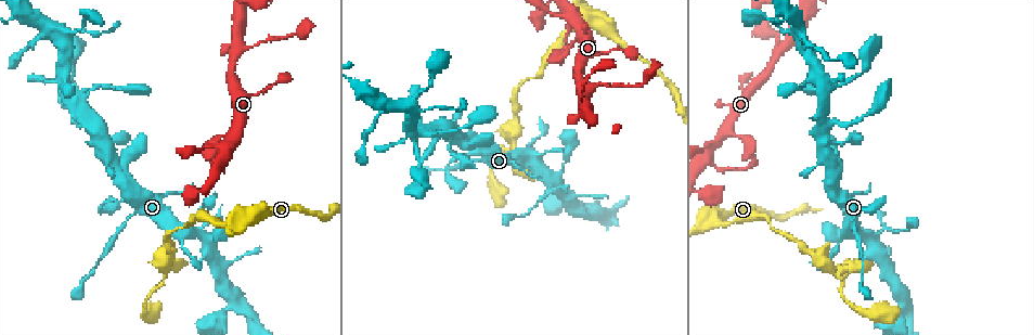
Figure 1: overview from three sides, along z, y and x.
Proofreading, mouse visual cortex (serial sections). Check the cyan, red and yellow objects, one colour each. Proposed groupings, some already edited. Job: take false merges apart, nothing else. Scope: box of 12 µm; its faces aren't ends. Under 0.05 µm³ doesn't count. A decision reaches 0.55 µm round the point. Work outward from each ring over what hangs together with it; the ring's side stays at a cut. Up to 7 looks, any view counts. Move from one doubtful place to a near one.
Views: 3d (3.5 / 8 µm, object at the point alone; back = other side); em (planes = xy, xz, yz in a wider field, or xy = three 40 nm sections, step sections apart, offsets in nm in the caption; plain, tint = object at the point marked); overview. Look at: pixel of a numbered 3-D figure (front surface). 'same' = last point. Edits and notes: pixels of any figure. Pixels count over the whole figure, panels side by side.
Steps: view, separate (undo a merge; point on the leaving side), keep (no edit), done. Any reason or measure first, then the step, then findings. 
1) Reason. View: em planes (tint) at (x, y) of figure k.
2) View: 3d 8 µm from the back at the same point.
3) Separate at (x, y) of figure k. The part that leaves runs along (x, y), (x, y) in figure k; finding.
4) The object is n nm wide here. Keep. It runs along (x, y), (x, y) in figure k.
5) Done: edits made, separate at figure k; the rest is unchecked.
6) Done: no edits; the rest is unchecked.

View: 3d 8 µm from the back at (239, 49) of figure 1.

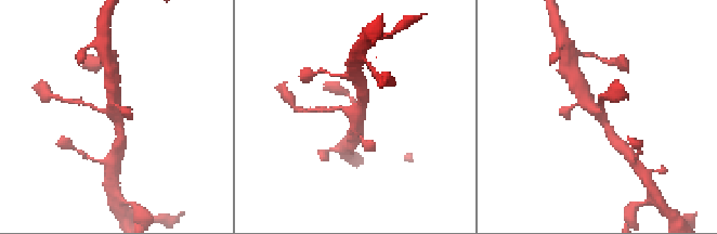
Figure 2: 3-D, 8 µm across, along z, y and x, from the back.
4 arms meet here; the arms are 150, 250, 250, 400 nm wide. View: em xy step 2 (tint) at (111, 111) of figure 2.

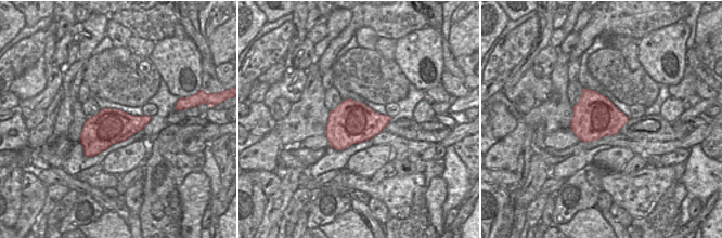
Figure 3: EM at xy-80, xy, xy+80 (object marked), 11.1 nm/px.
Keep. It runs along (613, 138), (577, 87) in figure 2; all the same cell.

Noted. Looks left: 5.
Looks like a crossing. View: 3d 3.5 µm at (408, 131) of figure 1.

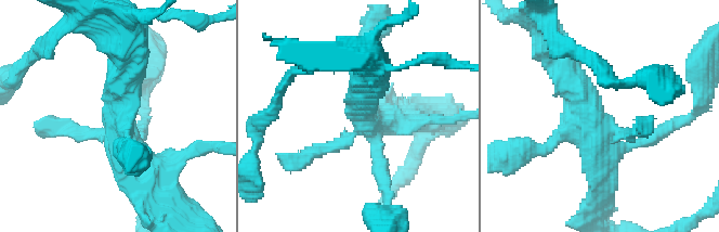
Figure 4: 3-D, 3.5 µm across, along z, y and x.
Need the tissue. View: em xy step 3 (tint) at (360, 115) of figure 4.

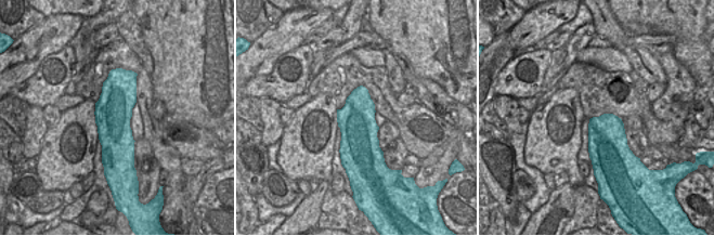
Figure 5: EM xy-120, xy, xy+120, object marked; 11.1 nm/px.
The object is 420 nm wide here. Keep. It runs along (603, 192), (589, 106), (564, 69) in figure 4; continuous, no second cell.

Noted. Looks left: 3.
Two arms in line, one across. View: 3d 3.5 µm at (14, 17) of figure 1.

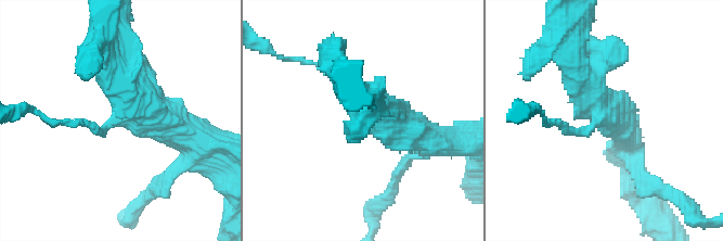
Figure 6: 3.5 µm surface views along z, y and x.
3 arms meet here; the arms are 150, 350, 450 nm wide; now the EM. View: em xy step 5 (plain) at (602, 116) of figure 6.

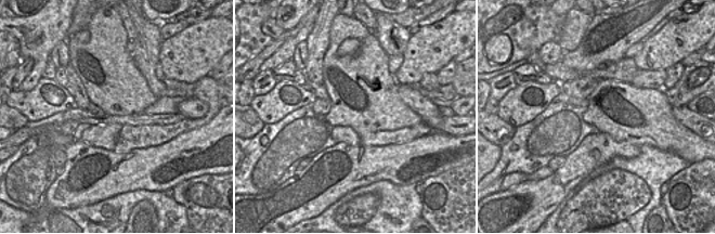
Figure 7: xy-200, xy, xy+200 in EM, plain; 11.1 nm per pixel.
Where the object lies. View: em xy step 5 (tint) at the same point.

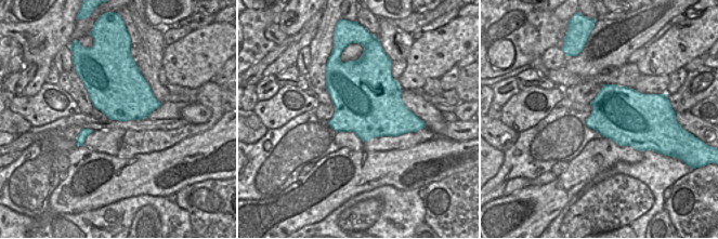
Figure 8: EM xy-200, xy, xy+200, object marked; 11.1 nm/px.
The object is 750 nm wide here. Keep. It runs along (436, 141), (389, 125), (339, 77) in figure 6; all the same cell.

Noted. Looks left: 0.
Done: no edits; the rest is unchecked.

